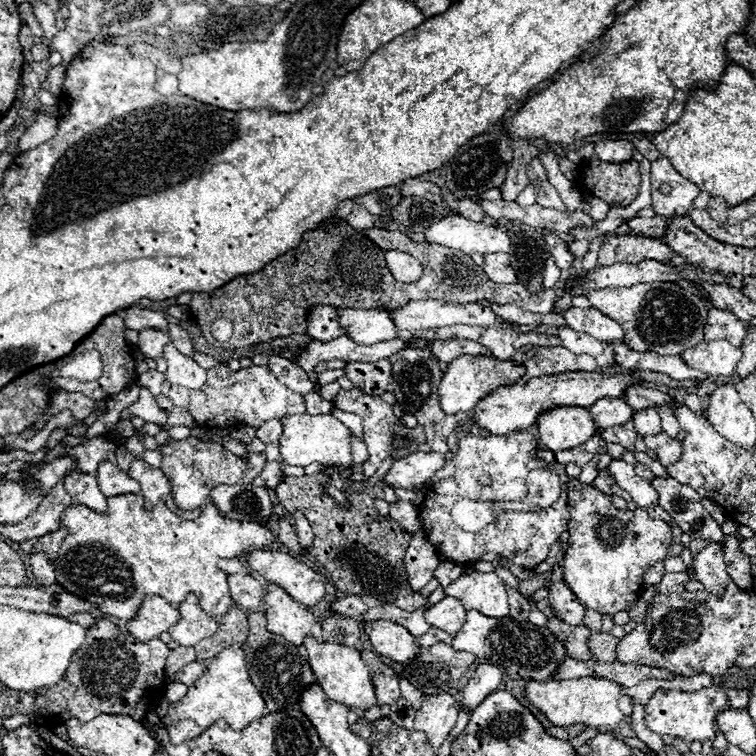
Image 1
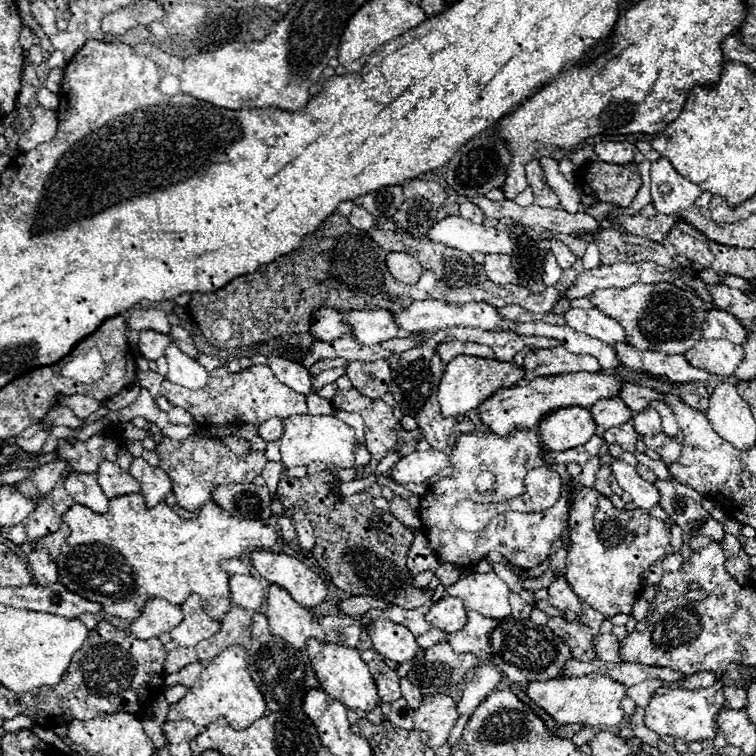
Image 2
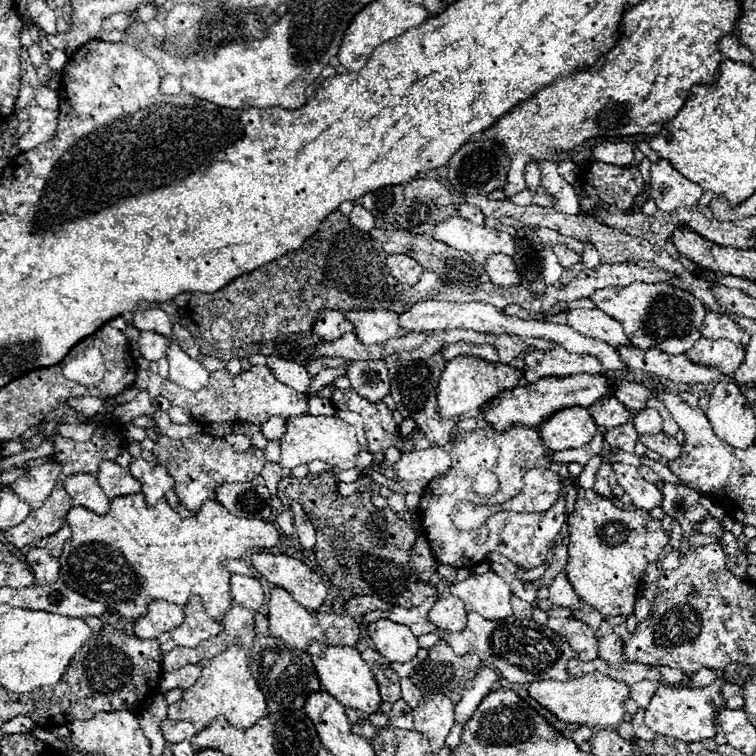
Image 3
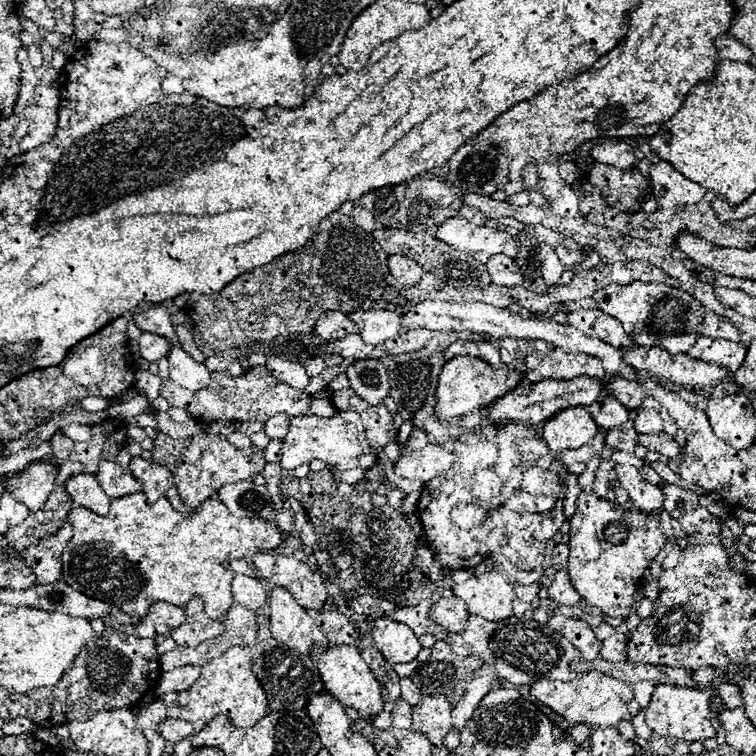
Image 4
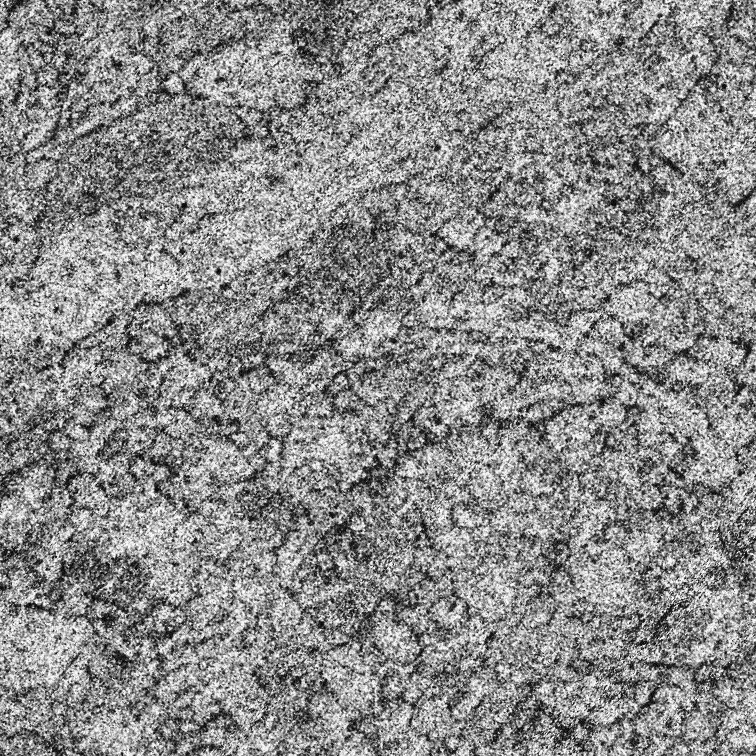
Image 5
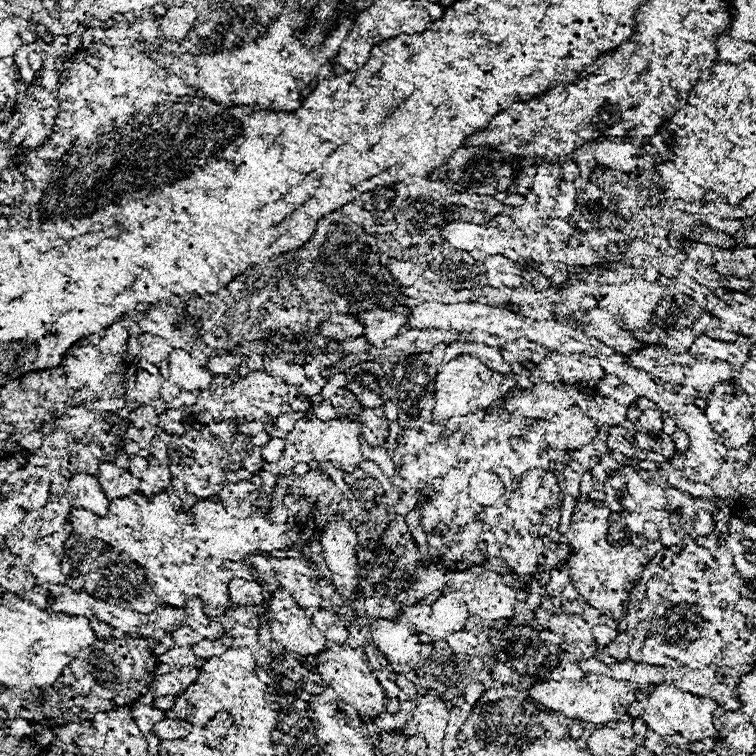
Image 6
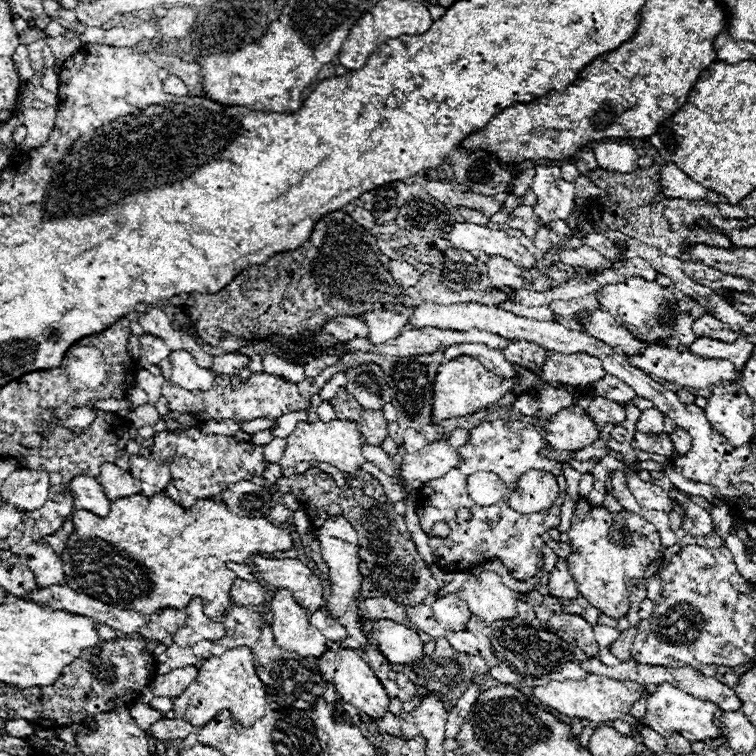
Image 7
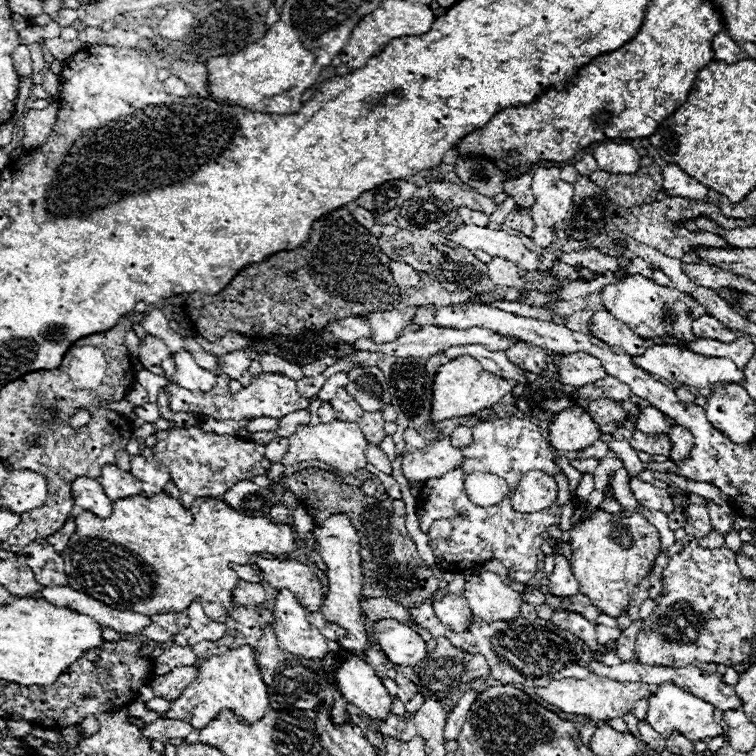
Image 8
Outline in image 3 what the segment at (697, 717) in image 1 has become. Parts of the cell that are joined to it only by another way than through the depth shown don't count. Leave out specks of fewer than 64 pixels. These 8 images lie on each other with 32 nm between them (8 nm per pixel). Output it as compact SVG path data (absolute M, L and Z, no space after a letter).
M716 680L714 684L706 688L672 688L668 684L660 684L658 690L654 692L650 704L644 708L646 716L644 722L650 730L662 736L674 736L678 740L686 742L700 742L706 738L714 738L716 728L714 728L714 716L722 708L724 700L720 696L720 686L722 680Z

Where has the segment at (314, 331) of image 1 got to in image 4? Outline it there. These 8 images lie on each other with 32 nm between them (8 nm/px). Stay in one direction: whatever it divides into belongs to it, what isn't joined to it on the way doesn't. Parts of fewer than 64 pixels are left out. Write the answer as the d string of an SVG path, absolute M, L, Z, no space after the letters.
M332 310L316 322L314 332L320 334L322 338L326 338L326 340L338 340L346 334L354 334L356 326L352 324L352 320L348 320L348 316L344 312L334 312Z

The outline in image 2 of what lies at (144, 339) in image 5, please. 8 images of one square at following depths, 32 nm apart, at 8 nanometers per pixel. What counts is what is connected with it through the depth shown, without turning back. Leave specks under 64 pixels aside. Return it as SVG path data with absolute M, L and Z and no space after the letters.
M144 330L140 332L138 340L138 350L146 360L158 360L164 356L164 348L172 342L168 334L158 334L154 330Z

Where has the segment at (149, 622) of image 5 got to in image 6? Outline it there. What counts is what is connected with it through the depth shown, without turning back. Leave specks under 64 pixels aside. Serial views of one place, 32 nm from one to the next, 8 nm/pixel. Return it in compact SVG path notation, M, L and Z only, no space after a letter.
M160 606L160 610L154 610L152 614L144 616L144 626L140 626L138 632L148 638L162 638L166 634L172 634L184 622L186 622L184 608Z

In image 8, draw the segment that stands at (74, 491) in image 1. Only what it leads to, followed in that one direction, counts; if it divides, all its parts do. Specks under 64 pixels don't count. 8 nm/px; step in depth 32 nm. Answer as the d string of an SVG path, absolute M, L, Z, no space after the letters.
M78 476L72 482L72 498L76 510L88 510L100 518L108 518L112 514L112 500L104 494L104 488L98 480Z

